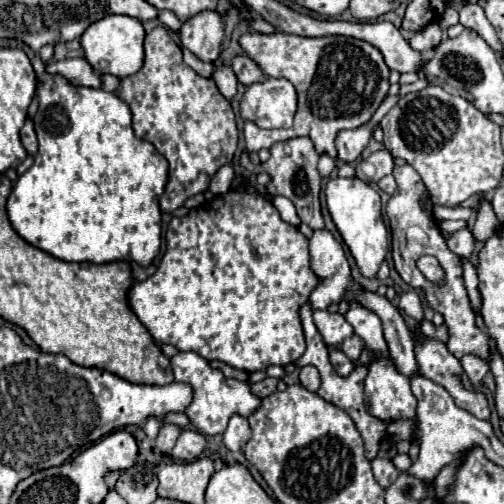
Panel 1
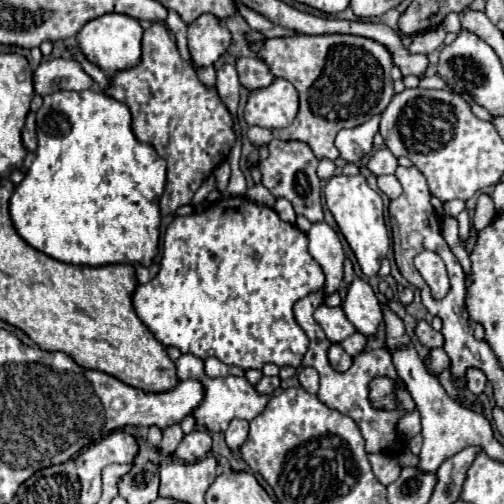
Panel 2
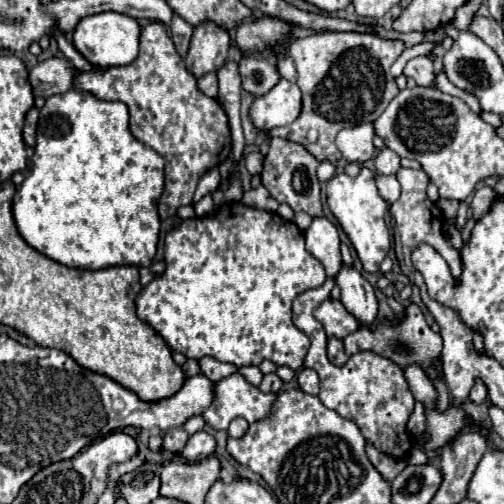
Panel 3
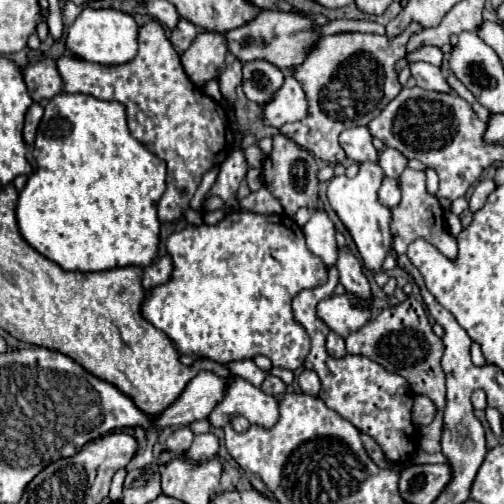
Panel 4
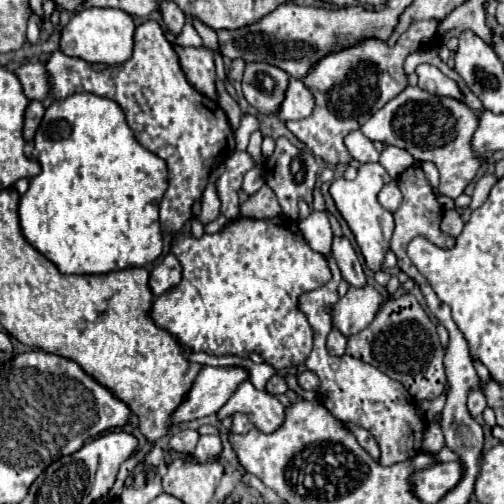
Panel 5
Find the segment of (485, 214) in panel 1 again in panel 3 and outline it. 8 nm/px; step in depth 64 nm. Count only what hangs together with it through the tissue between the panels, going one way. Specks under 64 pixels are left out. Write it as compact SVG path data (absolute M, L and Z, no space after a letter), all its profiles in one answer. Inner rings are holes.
M488 186L476 190L474 200L472 200L472 216L474 216L474 220L480 220L480 216L484 216L484 212L488 212L494 198L496 198L494 190L488 188Z

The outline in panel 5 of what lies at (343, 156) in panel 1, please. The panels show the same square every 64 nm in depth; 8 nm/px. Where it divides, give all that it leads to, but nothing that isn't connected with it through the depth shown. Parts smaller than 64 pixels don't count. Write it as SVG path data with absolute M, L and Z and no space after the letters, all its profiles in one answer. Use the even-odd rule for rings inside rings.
M360 130L356 132L350 132L346 138L344 138L344 144L350 152L350 156L360 162L360 164L366 164L366 162L378 162L378 152L372 144L372 140L368 140Z

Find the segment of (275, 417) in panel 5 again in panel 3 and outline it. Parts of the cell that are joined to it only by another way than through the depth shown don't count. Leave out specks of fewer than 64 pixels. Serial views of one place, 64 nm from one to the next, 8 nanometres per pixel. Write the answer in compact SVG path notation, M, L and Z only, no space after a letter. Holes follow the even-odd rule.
M232 374L214 382L214 400L202 412L202 418L214 430L226 430L234 418L248 422L262 420L277 394L264 394L244 380L242 374Z

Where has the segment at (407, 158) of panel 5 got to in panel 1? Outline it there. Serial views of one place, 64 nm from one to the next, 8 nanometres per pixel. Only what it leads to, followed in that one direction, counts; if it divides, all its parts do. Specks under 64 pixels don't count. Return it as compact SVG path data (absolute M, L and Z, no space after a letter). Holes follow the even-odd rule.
M380 150L380 152L372 152L370 156L368 156L368 162L372 164L372 166L376 166L376 174L374 174L374 182L378 182L382 176L386 176L386 174L392 174L392 168L394 168L394 160L392 160L392 156L390 156L390 152L388 150Z

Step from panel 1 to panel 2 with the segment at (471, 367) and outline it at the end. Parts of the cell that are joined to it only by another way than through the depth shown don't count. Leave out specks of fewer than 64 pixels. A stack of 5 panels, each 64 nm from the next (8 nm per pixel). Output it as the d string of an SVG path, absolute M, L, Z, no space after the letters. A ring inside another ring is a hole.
M468 368L468 372L466 372L466 376L468 376L468 390L472 392L472 394L482 394L484 392L484 386L486 386L486 376L484 376L484 372L480 372L478 368Z

